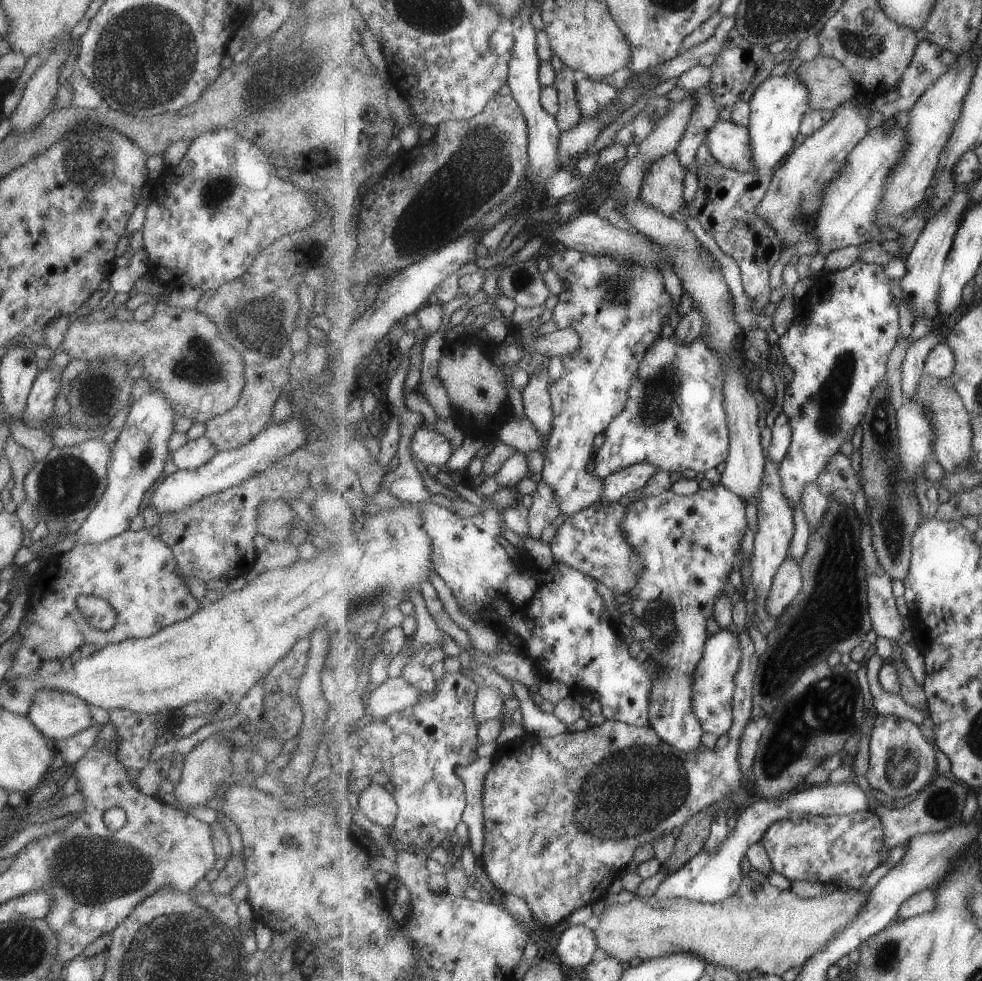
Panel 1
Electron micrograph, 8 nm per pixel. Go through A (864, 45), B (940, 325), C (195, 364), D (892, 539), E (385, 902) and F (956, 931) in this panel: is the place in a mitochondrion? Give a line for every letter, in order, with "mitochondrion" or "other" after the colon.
A: mitochondrion
B: other
C: mitochondrion
D: mitochondrion
E: other
F: other

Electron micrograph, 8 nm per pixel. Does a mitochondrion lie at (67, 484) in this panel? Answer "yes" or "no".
yes

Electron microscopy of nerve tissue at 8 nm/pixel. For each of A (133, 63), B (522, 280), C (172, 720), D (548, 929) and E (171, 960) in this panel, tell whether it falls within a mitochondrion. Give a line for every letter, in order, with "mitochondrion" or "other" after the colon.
A: mitochondrion
B: mitochondrion
C: other
D: other
E: mitochondrion

